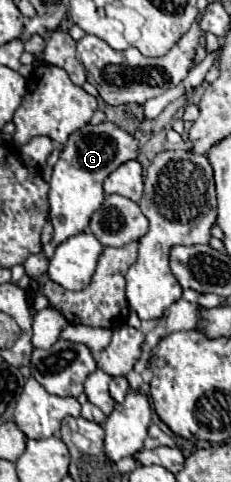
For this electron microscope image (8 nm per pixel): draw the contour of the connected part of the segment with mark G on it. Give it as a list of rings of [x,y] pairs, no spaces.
[[[110,121],[98,123],[98,125],[86,123],[84,127],[80,127],[68,137],[50,179],[48,201],[50,201],[50,219],[54,225],[54,239],[52,243],[44,245],[44,255],[48,259],[52,259],[54,249],[62,241],[74,237],[76,233],[82,233],[92,213],[100,209],[100,205],[104,203],[104,191],[102,191],[104,179],[112,171],[116,171],[122,163],[130,159],[138,159],[138,155],[140,155],[138,139]]]

